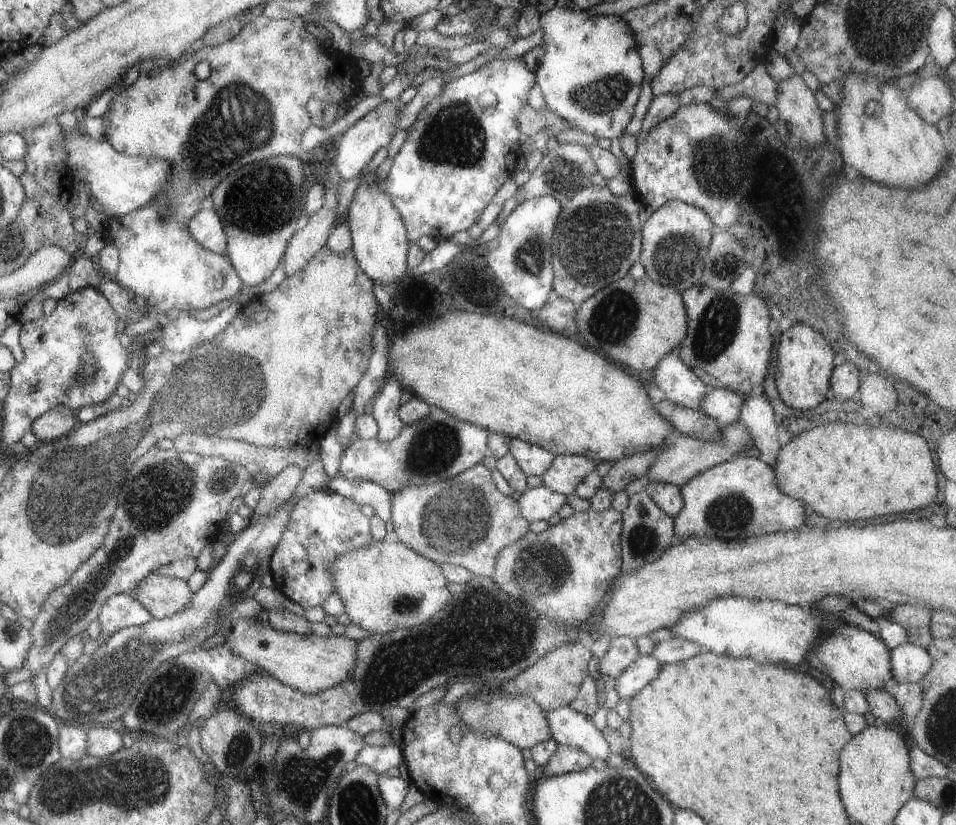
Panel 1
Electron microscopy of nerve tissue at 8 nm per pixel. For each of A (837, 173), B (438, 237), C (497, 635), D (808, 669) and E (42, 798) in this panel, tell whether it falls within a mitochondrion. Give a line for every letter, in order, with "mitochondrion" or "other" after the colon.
A: other
B: other
C: mitochondrion
D: other
E: mitochondrion

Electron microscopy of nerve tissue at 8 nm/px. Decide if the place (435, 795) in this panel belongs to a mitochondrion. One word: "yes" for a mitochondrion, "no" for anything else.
no

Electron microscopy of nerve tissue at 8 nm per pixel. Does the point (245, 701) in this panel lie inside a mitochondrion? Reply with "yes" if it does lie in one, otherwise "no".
no

